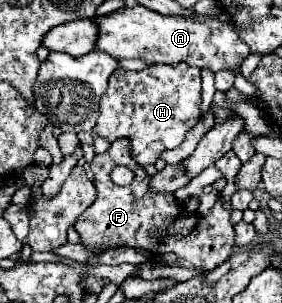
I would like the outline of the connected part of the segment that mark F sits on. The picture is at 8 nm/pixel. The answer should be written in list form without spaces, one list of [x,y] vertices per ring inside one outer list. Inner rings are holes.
[[[116,140],[104,154],[94,156],[90,164],[94,172],[94,184],[98,190],[96,202],[80,216],[76,222],[76,232],[82,232],[82,244],[92,248],[100,246],[134,246],[144,248],[154,254],[176,252],[182,260],[180,266],[184,268],[202,268],[214,270],[218,264],[226,262],[234,252],[234,228],[230,224],[230,204],[220,204],[210,210],[208,218],[192,214],[186,206],[178,204],[172,194],[150,194],[148,180],[150,176],[144,172],[140,164],[134,164],[130,158],[128,140]],[[116,164],[128,164],[128,168],[136,174],[134,182],[126,188],[116,186],[110,180],[110,172]]]

